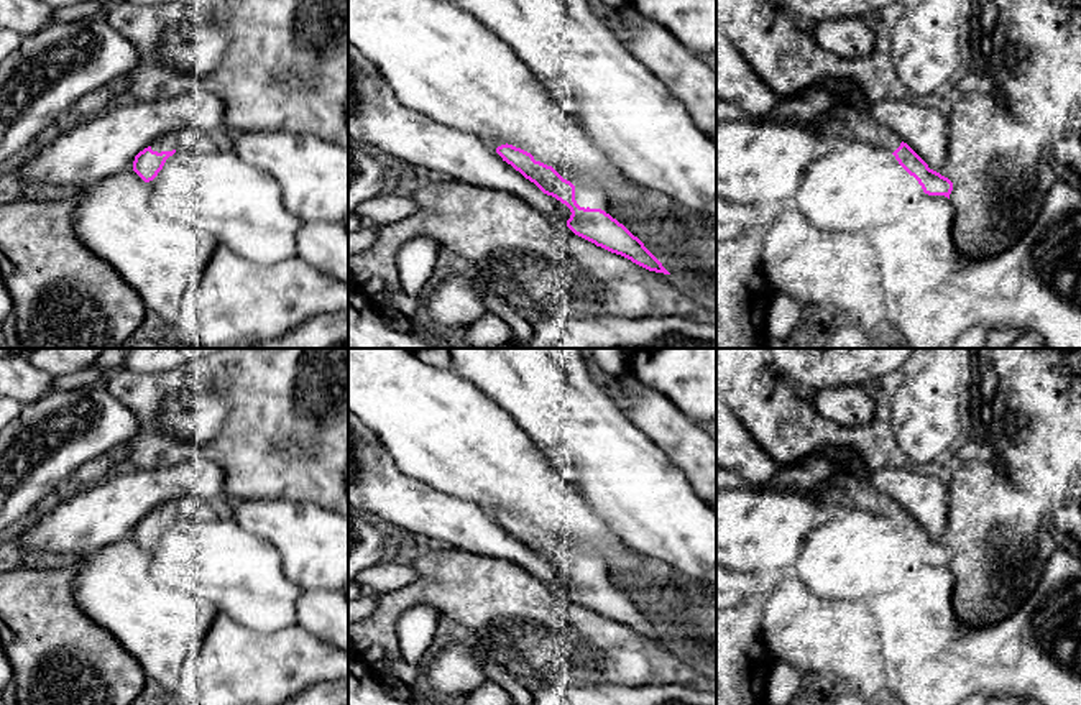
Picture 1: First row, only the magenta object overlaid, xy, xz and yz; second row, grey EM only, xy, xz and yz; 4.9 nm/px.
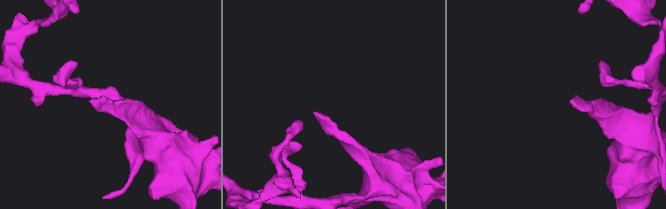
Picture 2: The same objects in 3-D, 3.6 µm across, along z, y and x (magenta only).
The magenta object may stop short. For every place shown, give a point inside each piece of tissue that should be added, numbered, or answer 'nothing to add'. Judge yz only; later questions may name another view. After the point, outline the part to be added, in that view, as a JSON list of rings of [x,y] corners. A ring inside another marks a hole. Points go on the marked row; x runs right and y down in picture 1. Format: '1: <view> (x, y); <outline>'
1: yz (843, 122); [[[836,105],[826,113],[826,120],[812,127],[812,130],[821,136],[838,140],[861,140],[866,143],[876,143],[894,153],[902,140],[887,131],[884,125],[877,123],[869,110],[858,110],[849,105]]]

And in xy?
1: xy (168, 142); [[[166,133],[156,138],[150,146],[153,151],[158,151],[158,153],[172,151],[172,150],[177,150],[177,140],[172,133]]]

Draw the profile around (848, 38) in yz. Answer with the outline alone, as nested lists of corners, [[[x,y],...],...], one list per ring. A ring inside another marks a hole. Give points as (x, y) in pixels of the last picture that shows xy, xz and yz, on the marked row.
[[[864,18],[818,21],[808,31],[821,49],[844,59],[869,56],[876,46],[876,33]]]

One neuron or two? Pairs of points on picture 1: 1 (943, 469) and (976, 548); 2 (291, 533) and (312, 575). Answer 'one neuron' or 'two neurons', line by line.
1: two neurons
2: one neuron

